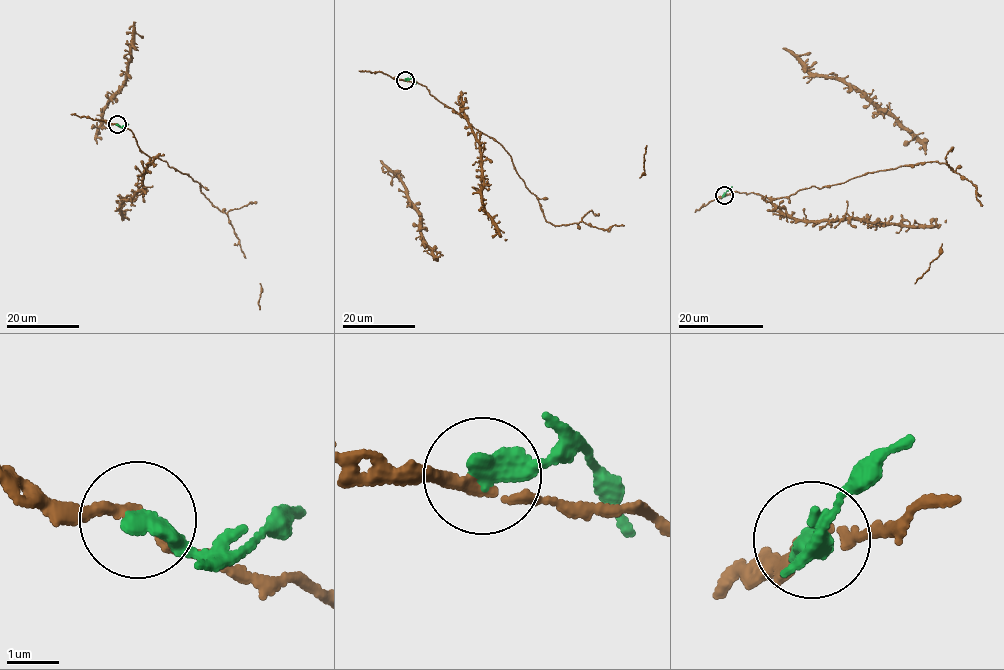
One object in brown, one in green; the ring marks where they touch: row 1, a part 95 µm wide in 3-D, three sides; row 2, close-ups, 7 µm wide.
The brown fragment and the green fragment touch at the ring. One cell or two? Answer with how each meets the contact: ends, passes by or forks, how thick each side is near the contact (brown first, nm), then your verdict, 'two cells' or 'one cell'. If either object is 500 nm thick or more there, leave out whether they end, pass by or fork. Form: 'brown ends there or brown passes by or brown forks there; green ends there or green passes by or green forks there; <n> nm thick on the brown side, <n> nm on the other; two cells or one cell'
brown passes by; green ends there; 180 nm thick on the brown side, 440 nm on the other; two cells

